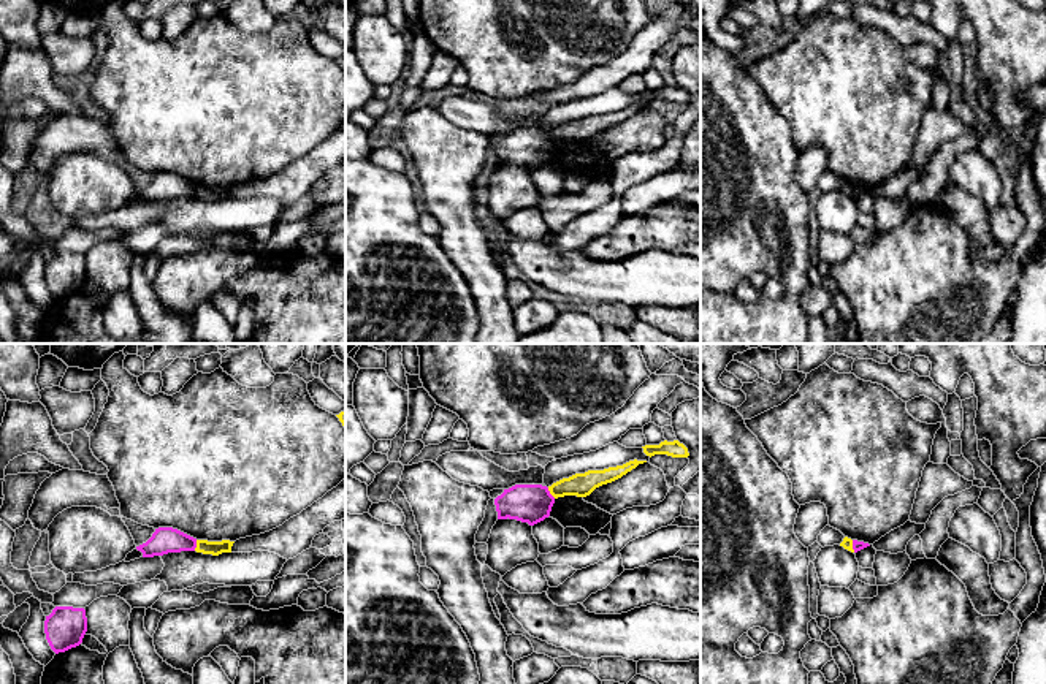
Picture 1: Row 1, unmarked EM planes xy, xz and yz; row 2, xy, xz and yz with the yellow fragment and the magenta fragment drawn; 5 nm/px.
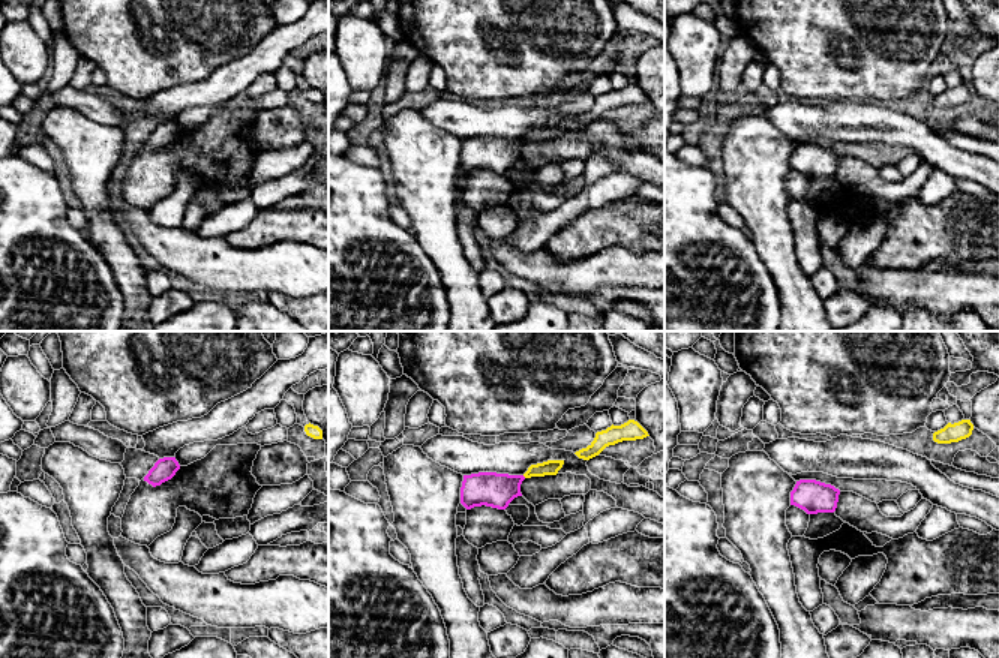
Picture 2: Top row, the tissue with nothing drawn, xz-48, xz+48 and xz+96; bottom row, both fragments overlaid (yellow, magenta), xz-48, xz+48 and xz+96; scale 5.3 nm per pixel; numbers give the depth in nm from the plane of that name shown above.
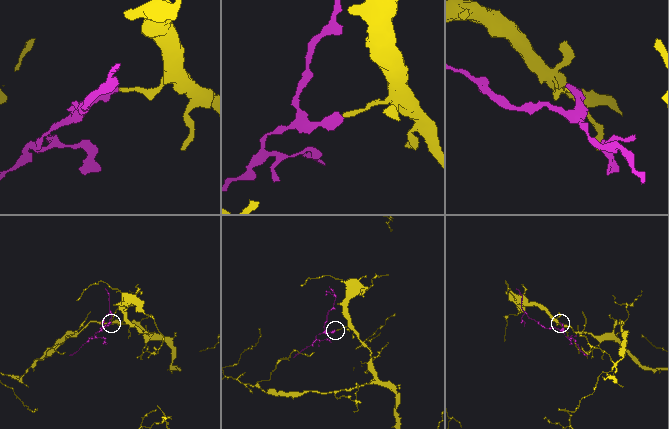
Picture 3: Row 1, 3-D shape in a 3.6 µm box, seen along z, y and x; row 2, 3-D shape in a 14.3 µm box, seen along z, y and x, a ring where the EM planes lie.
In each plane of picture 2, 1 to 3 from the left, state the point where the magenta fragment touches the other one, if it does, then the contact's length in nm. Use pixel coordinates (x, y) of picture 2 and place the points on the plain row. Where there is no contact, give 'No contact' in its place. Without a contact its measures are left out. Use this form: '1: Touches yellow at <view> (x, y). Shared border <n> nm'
1: No contact
2: No contact
3: No contact

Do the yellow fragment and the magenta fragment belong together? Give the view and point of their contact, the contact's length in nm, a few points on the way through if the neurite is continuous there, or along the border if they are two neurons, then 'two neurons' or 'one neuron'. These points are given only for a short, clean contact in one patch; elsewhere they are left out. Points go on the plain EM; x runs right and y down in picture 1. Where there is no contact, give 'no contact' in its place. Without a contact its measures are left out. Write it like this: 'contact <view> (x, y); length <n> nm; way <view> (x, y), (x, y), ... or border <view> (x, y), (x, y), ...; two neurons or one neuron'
contact xy (197, 190); length 60 nm; border xy (197, 186), (194, 195); two neurons

